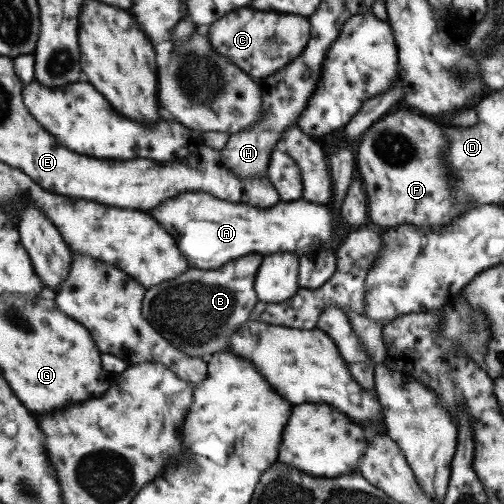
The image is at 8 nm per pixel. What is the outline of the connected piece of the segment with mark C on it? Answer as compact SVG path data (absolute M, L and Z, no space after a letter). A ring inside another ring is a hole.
M243 8L221 18L217 24L213 24L209 30L209 36L213 36L213 46L217 48L217 52L223 53L243 71L258 80L275 74L281 68L286 68L291 60L303 54L305 44L309 40L309 22L305 16L257 12L251 8ZM269 40L279 42L277 58L267 58L267 52L263 54L263 46Z

